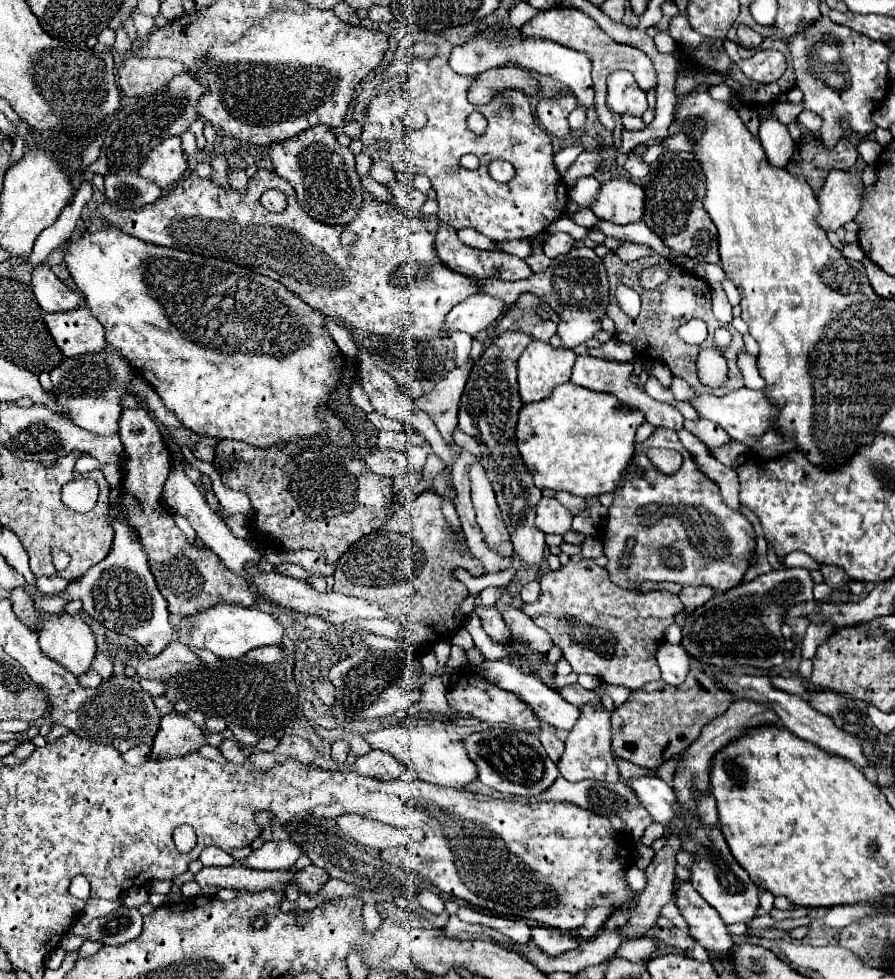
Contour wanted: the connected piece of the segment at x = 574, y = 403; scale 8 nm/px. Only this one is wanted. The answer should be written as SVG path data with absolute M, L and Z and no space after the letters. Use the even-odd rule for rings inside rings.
M567 382L557 386L549 398L525 404L521 408L517 422L517 448L529 472L533 474L537 488L565 490L581 498L591 498L603 492L613 492L619 486L621 476L635 452L635 430L643 422L645 416L639 410L629 410L621 406L613 394L593 392L589 388Z

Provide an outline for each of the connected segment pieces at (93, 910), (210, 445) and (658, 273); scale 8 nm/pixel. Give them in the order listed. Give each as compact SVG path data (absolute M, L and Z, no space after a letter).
M89 898L87 900L87 906L83 908L83 912L81 912L81 922L83 924L89 924L93 918L99 918L99 916L105 916L105 914L109 914L111 910L115 910L115 908L119 908L123 902L107 902L107 900L93 900L93 898Z
M203 436L203 438L197 442L197 446L193 448L195 458L197 458L197 460L205 460L205 462L213 462L213 458L215 458L215 448L217 448L219 442L221 442L221 440L217 440L217 438Z
M649 266L649 268L645 268L641 272L639 278L641 278L641 286L645 290L653 290L653 288L657 288L659 284L663 284L669 278L669 272L659 268L659 266Z

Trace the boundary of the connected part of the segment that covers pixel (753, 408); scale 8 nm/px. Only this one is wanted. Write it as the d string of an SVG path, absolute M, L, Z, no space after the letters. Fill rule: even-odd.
M739 388L731 394L725 394L721 398L713 396L713 394L701 394L695 396L691 400L691 406L699 412L699 416L717 422L723 430L727 430L727 434L737 440L743 442L745 446L753 446L777 420L777 408L773 406L773 402L765 396L763 390L749 390L749 388Z

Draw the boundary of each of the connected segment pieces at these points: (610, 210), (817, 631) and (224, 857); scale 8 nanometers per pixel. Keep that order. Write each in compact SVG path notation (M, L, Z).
M607 180L601 184L593 212L613 224L629 224L641 220L645 192L629 180Z
M825 622L823 626L817 626L817 624L811 624L811 630L805 632L803 640L801 640L801 656L803 658L813 658L817 646L823 642L823 638L829 638L829 632L833 634L835 628L831 622Z
M217 846L205 848L201 852L199 860L203 862L203 866L229 866L229 864L233 864L233 858L227 852L223 852L221 848L217 848Z

